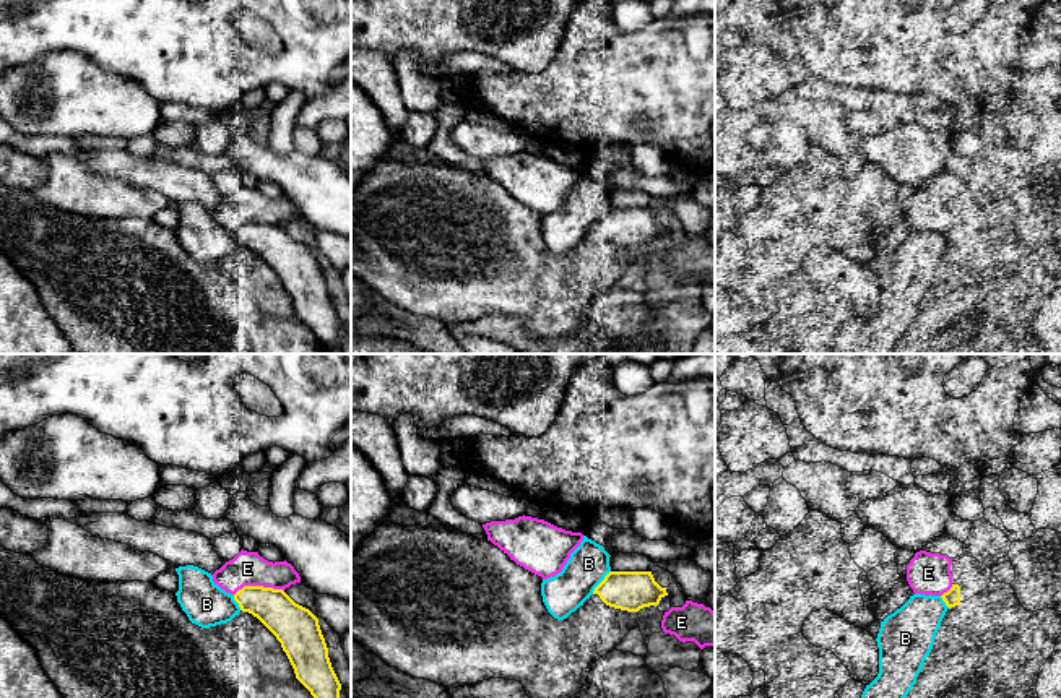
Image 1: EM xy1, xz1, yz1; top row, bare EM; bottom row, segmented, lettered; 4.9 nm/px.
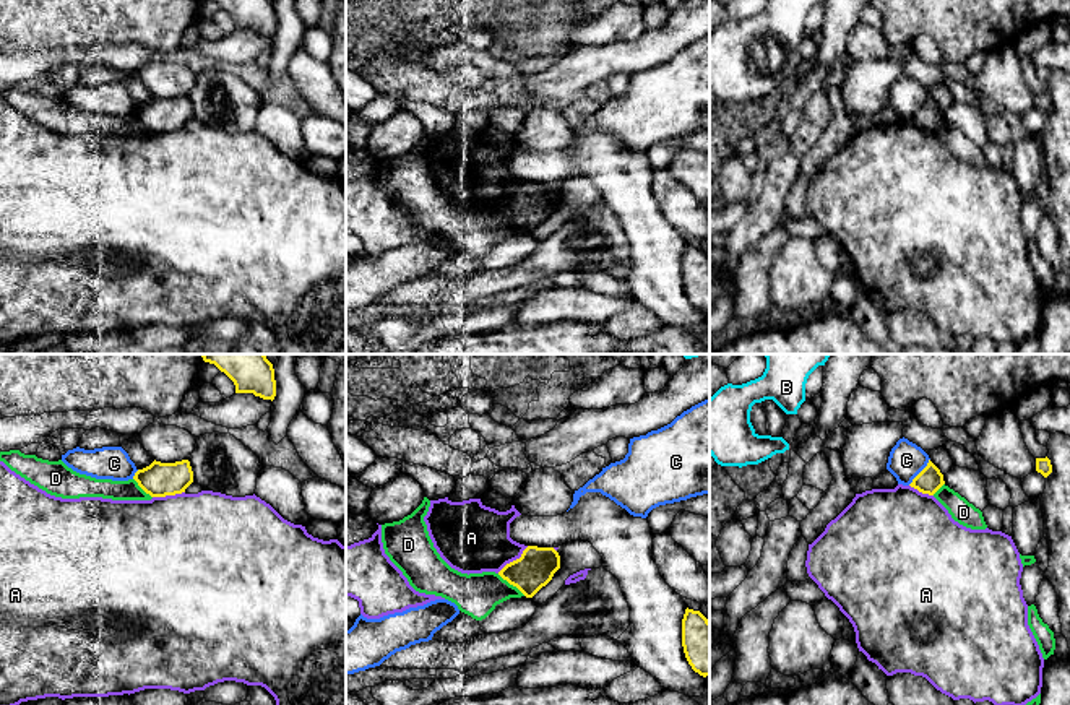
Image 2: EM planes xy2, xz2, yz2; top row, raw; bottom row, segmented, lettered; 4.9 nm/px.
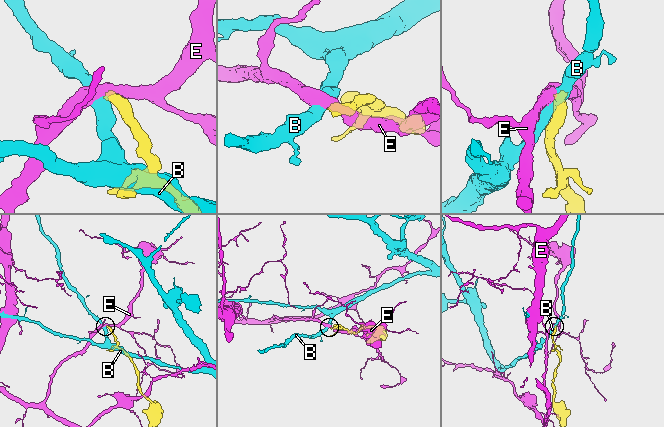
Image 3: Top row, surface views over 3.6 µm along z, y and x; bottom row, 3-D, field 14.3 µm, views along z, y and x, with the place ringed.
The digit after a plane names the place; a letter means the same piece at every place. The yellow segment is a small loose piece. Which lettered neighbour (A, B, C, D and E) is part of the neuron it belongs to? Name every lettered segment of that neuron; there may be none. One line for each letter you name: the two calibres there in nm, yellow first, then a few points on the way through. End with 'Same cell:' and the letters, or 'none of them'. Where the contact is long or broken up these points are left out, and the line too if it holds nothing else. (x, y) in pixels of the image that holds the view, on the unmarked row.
Same cell: none of them

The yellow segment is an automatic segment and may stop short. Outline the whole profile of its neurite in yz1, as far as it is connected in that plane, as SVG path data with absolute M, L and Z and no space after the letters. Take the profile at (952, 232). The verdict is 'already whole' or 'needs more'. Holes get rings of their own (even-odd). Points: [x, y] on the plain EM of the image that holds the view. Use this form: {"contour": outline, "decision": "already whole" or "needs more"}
{"contour": "M965 190L952 195L951 209L952 224L941 232L949 245L985 227L991 219L991 205Z", "decision": "needs more"}

